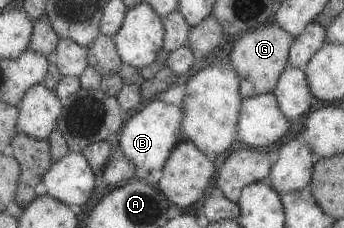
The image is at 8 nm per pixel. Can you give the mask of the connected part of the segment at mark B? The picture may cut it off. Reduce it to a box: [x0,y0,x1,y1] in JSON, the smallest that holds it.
[118,100,182,171]

